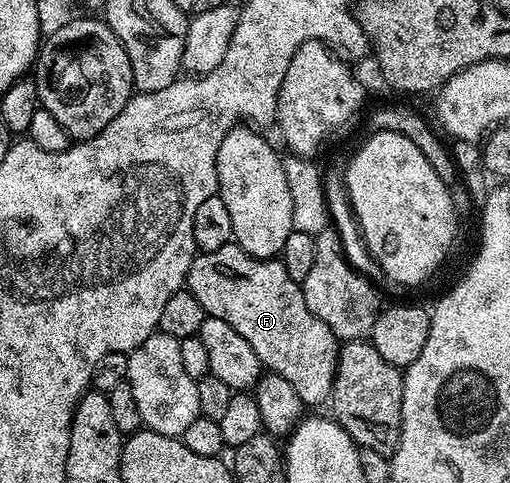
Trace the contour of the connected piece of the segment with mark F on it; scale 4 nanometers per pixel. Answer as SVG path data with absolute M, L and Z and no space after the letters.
M234 243L217 247L217 251L196 255L187 272L185 289L195 296L197 303L201 303L206 316L225 319L225 323L229 323L237 335L243 336L249 342L249 347L253 347L260 366L287 380L304 406L319 405L322 401L324 404L330 398L335 368L339 362L340 342L333 331L329 331L329 327L325 327L325 323L321 323L321 319L309 311L302 284L289 279L289 271L285 271L282 260L250 257L240 245Z

